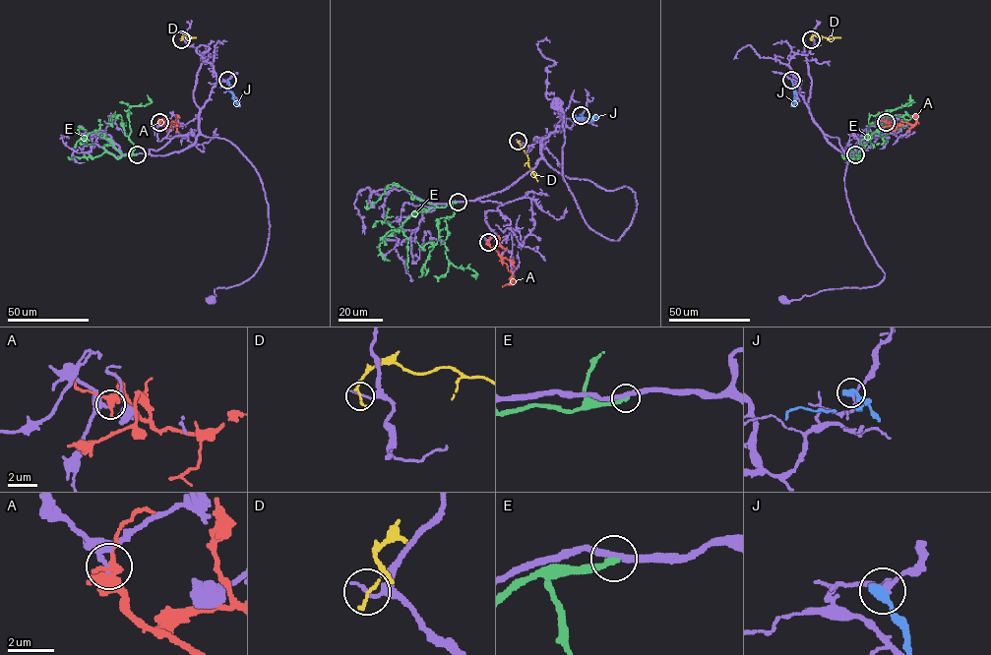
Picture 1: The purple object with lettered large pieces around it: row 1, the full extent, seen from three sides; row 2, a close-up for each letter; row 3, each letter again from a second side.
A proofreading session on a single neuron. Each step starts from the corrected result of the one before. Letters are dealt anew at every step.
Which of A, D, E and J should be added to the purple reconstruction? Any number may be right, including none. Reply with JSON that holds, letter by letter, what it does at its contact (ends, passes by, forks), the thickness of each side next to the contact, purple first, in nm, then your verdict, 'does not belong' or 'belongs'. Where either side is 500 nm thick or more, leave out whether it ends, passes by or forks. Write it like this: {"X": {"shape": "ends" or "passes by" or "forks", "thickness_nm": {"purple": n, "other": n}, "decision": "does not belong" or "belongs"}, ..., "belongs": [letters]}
{"A": {"shape": "forks", "thickness_nm": {"purple": 220, "other": 360}, "decision": "does not belong"}, "D": {"shape": "passes by", "thickness_nm": {"purple": 140, "other": 100}, "decision": "does not belong"}, "E": {"shape": "ends", "thickness_nm": {"purple": 300, "other": 280}, "decision": "does not belong"}, "J": {"shape": "ends", "thickness_nm": {"purple": 190, "other": 400}, "decision": "does not belong"}, "belongs": []}

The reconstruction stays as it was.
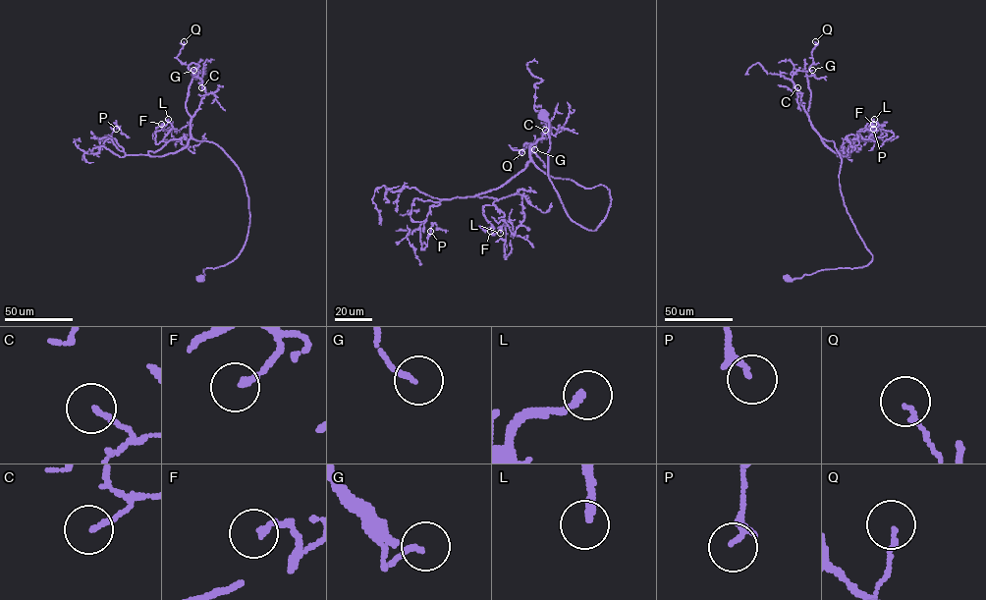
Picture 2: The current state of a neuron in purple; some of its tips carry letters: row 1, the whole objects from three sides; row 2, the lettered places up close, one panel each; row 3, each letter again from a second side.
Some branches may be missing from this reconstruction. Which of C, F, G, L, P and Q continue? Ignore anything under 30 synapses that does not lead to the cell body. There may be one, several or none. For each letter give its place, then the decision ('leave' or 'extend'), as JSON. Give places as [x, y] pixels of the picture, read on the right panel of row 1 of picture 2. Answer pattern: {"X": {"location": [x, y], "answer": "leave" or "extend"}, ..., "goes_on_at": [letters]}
{"C": {"location": [797, 87], "answer": "leave"}, "F": {"location": [873, 124], "answer": "leave"}, "G": {"location": [812, 70], "answer": "leave"}, "L": {"location": [874, 119], "answer": "extend"}, "P": {"location": [873, 129], "answer": "leave"}, "Q": {"location": [815, 41], "answer": "leave"}, "goes_on_at": ["L"]}

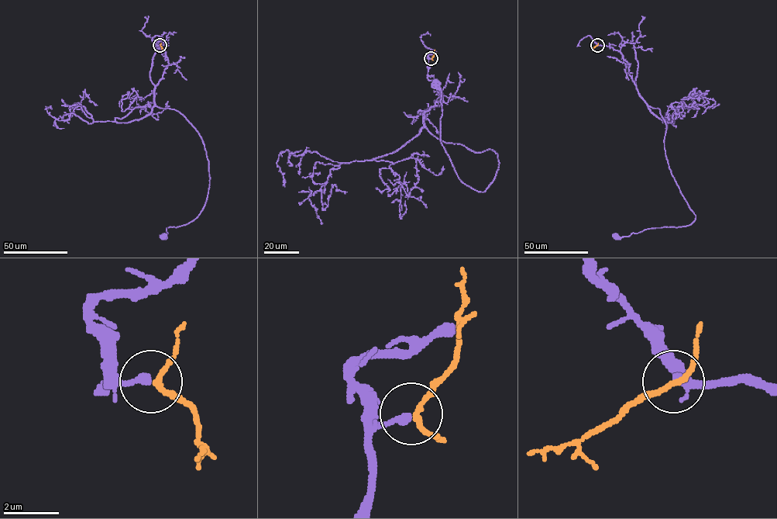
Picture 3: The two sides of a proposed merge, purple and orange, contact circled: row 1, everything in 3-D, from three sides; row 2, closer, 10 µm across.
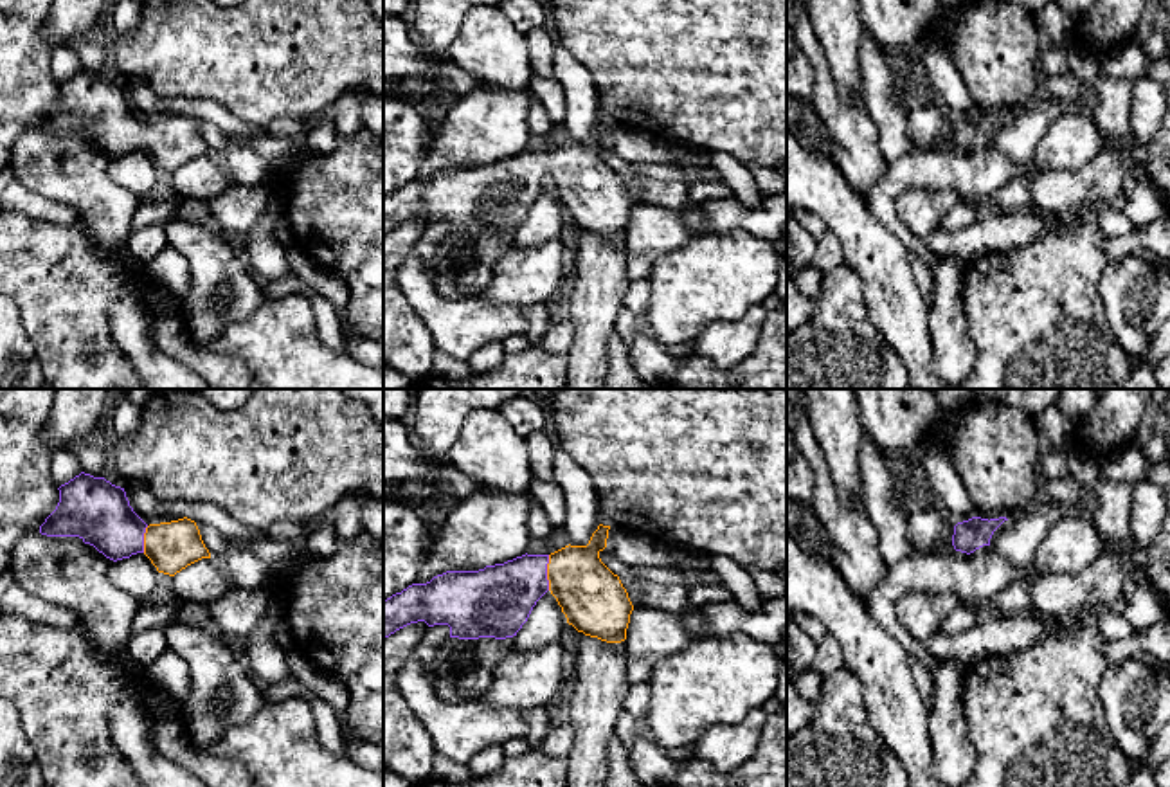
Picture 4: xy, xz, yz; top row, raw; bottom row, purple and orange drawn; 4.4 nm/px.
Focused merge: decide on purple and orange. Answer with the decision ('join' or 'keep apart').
join

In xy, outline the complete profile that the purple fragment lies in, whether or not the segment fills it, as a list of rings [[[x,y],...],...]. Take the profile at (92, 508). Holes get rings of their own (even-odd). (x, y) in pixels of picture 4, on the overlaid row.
[[[81,472],[59,488],[56,510],[40,526],[47,537],[79,537],[117,562],[144,553],[158,573],[175,576],[211,558],[194,520],[146,524],[130,506],[124,488]]]

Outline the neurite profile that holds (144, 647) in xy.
[[[149,629],[139,634],[130,634],[128,650],[142,666],[153,663],[167,650],[164,629]]]

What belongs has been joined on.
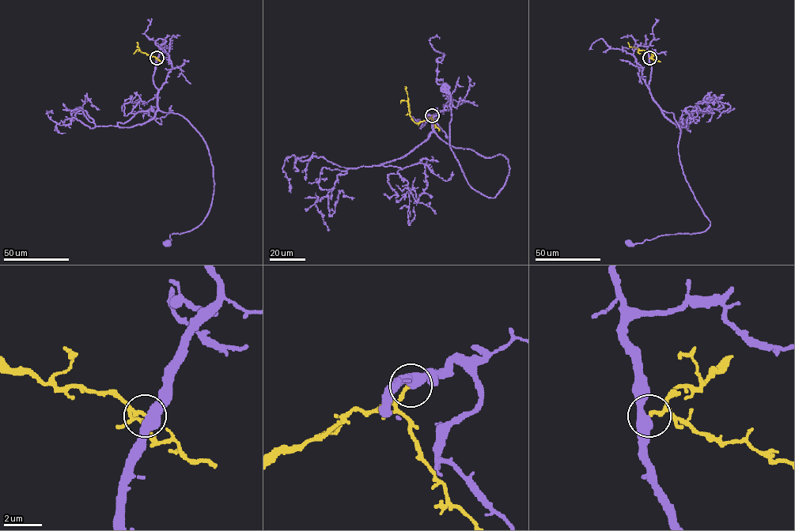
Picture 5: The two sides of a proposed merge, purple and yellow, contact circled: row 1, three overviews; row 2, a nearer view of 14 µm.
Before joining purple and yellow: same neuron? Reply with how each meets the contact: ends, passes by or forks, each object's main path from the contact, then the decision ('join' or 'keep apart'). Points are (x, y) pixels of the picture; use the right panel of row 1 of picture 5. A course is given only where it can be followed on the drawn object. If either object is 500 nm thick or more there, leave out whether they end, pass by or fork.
purple passes by | yellow ends | purple via (649, 58), (649, 92), (663, 110), (673, 114), (683, 173), (710, 225), (699, 232), (630, 243) | yellow via (649, 58), (655, 53), (630, 47), (627, 42) | join

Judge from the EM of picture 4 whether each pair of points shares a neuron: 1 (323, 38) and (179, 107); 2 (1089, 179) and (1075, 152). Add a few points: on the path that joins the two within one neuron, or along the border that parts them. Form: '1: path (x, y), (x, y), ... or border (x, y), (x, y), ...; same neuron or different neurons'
1: border (148, 83), (161, 98), (182, 98), (188, 103); different neurons
2: border (1102, 146), (1079, 168), (1044, 170), (1041, 173); different neurons

